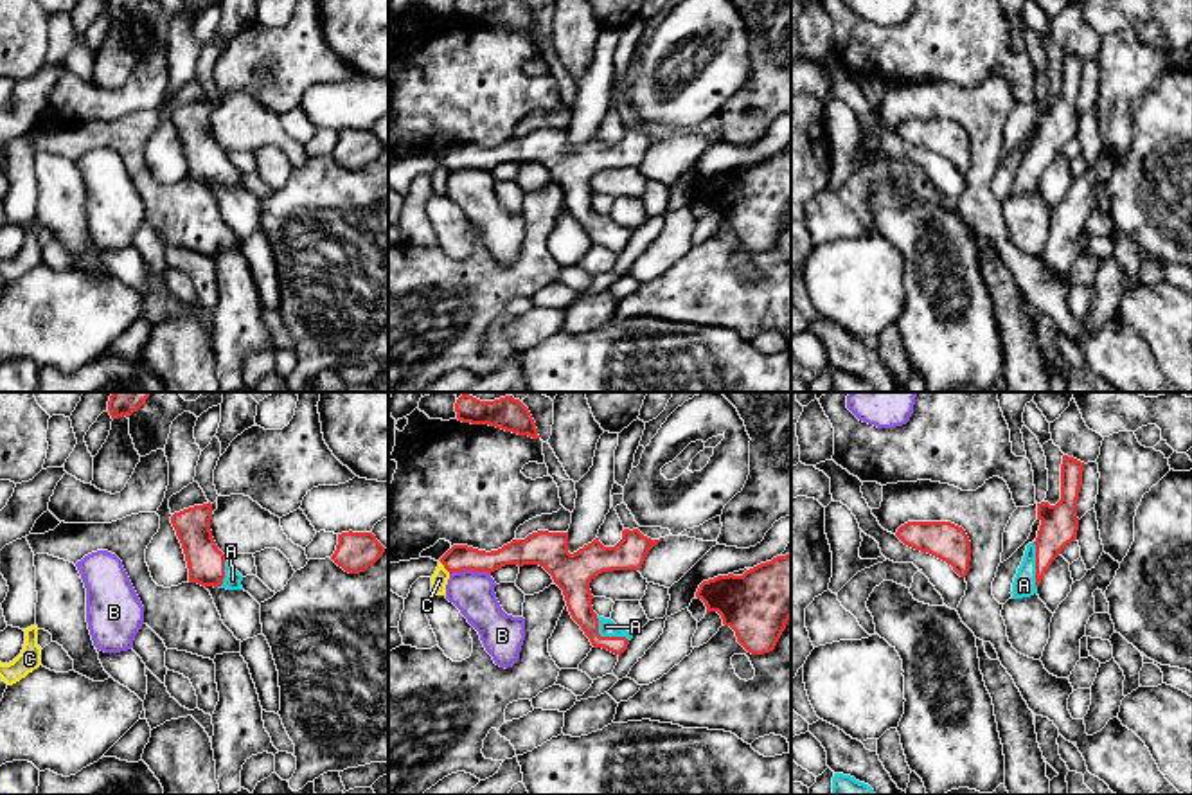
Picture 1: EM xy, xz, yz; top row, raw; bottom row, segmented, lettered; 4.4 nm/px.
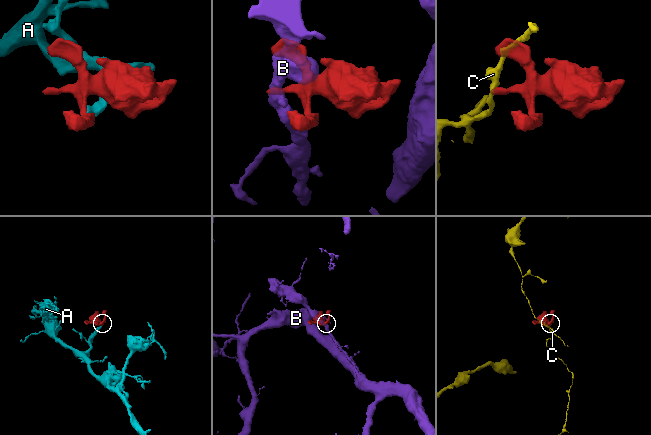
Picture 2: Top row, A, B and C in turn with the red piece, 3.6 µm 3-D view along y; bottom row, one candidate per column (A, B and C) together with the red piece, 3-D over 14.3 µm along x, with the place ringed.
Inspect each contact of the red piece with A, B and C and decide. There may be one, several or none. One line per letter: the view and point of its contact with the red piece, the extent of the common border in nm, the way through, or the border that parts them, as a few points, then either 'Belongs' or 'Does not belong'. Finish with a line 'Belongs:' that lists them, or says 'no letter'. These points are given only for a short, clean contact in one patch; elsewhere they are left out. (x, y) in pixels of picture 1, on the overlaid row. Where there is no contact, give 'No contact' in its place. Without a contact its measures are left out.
A: Touches red at xz (604, 637). Shared border 190 nm. Path across: xz (576, 590), (581, 612), (604, 637), (606, 626). Belongs
B: Touches red at xz (470, 569). Shared border 180 nm. Boundary: xz (489, 572), (453, 571), (450, 574). Does not belong
C: Touches red at xz (444, 567). Shared border 80 nm. Boundary: xz (439, 560), (450, 572). Does not belong
Belongs: A

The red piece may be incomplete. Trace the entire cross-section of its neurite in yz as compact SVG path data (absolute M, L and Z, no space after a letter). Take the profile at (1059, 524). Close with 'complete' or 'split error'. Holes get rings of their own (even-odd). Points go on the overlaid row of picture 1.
M1063 455L1061 500L1055 505L1037 504L1041 522L1037 538L1027 545L1023 561L1012 583L1012 599L1037 594L1037 586L1061 550L1077 540L1077 500L1082 486L1084 462Z; split error

